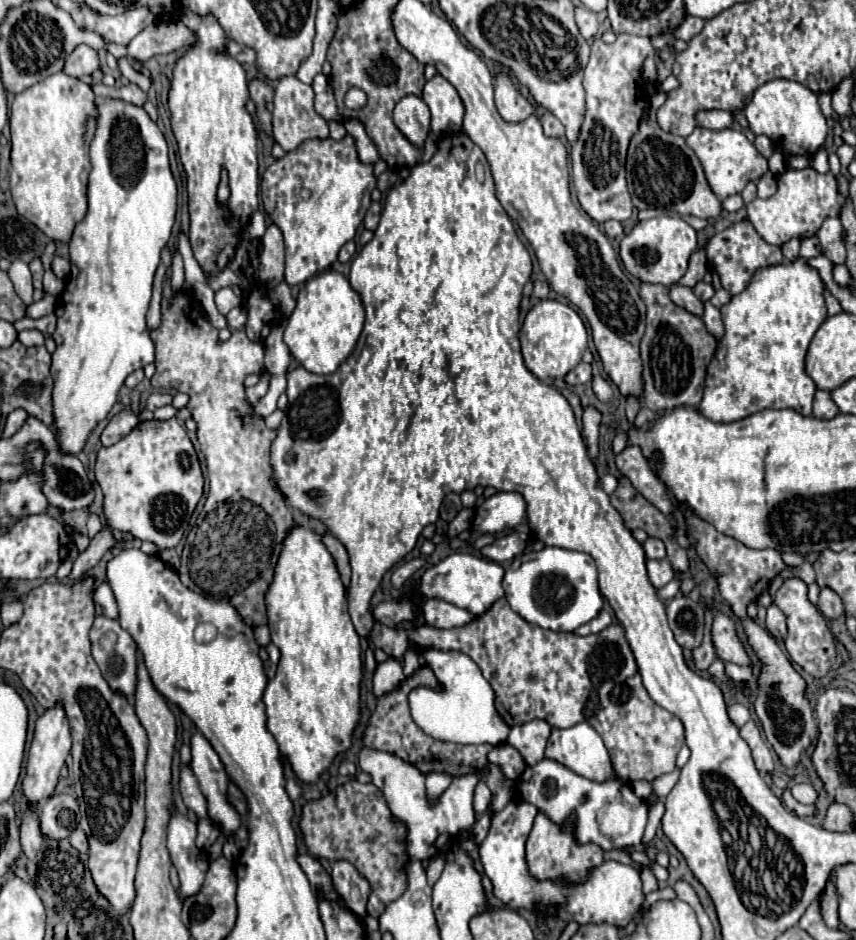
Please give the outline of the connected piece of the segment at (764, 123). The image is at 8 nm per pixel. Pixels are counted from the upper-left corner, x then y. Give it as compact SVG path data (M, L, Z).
M774 79L764 83L754 91L754 97L746 105L744 115L748 119L748 129L754 135L766 135L778 149L786 151L788 155L810 157L822 147L826 139L826 117L820 109L818 95L798 81Z

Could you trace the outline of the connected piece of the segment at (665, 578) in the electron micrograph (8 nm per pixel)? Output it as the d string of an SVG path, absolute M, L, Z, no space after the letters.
M660 559L660 561L648 561L646 563L648 567L648 577L652 581L652 585L658 589L658 587L664 587L666 583L670 583L674 579L674 569L672 565L668 563L668 559Z

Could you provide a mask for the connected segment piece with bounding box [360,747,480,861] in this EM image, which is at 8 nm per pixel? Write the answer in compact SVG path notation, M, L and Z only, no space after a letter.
M364 747L360 751L360 769L368 773L372 777L372 783L382 791L392 817L406 825L408 833L404 843L410 859L422 861L436 857L446 847L446 843L456 837L460 829L472 829L476 821L472 809L472 795L476 783L480 781L480 773L454 777L450 787L432 803L426 795L424 773L418 773L418 769L414 769L414 765L406 765L406 761L398 761L398 757L390 757L390 753L374 753L374 749Z

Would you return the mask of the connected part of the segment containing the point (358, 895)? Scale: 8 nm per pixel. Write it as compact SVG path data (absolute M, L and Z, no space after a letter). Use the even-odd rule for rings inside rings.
M350 861L332 863L332 883L358 917L366 917L366 901L370 895L370 883L358 873Z

